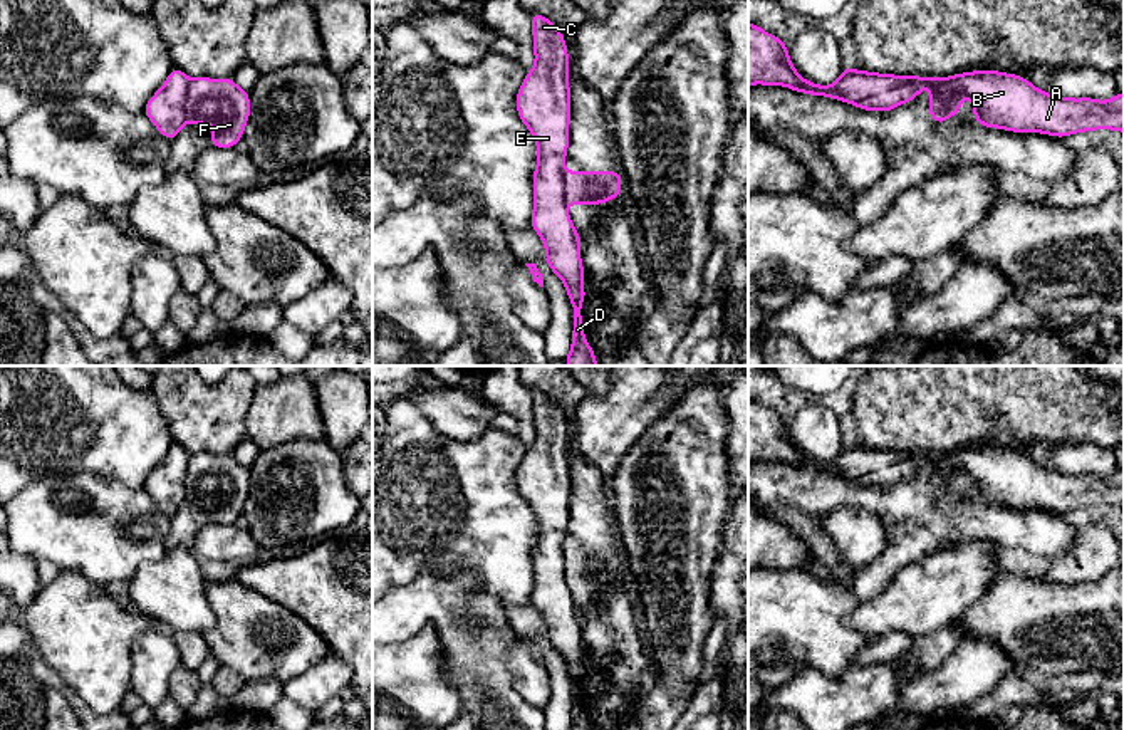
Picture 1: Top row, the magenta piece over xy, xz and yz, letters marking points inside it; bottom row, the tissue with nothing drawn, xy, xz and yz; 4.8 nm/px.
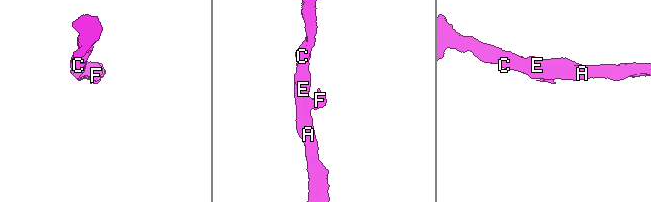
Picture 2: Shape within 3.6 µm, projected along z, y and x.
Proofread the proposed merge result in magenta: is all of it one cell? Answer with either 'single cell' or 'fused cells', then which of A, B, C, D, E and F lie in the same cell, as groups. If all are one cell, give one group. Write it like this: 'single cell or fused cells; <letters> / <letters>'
fused cells; A B C D E / F

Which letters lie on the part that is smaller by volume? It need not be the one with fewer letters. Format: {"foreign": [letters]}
{"foreign": ["F"]}

